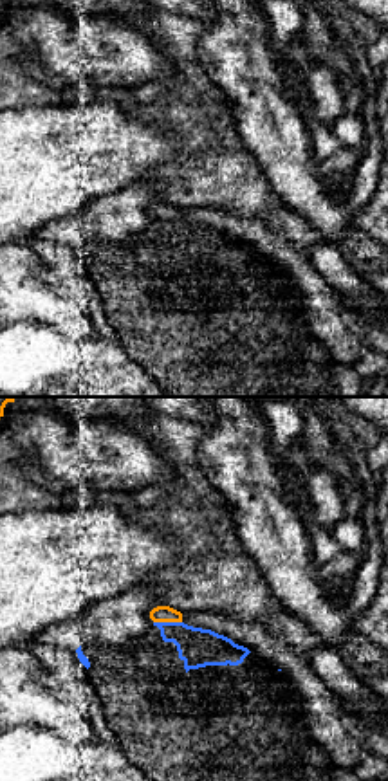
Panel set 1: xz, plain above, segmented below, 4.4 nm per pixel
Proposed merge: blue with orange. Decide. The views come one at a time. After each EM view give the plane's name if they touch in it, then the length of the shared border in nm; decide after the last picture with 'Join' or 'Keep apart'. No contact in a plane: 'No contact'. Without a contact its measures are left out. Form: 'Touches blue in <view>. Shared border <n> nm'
Touches blue in xz. Shared border 130 nm

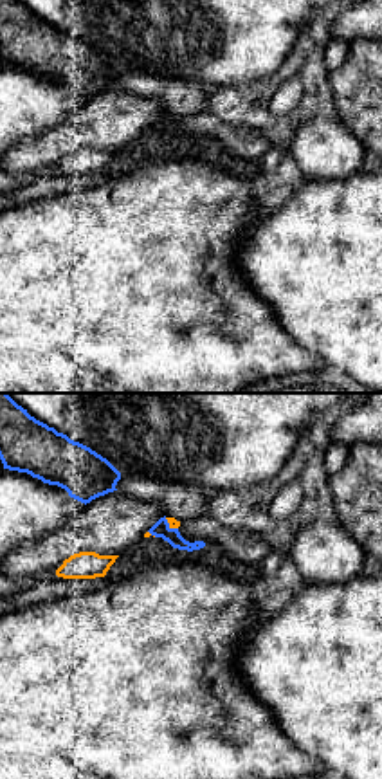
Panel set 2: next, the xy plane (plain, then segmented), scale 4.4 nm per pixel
Touches blue in xy. Shared border 80 nm

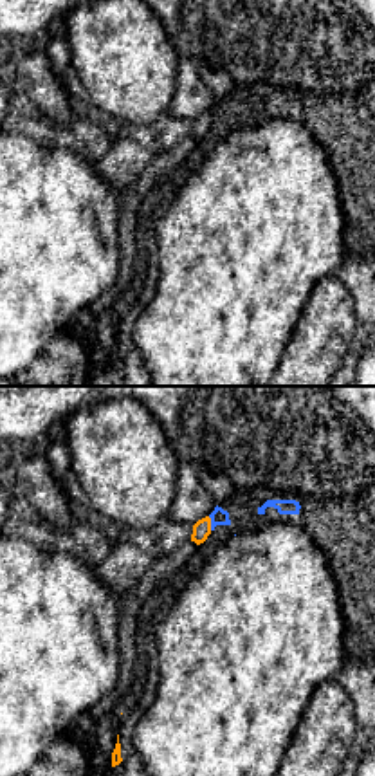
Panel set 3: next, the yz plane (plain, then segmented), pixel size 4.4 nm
Touches blue in yz. Shared border 70 nm

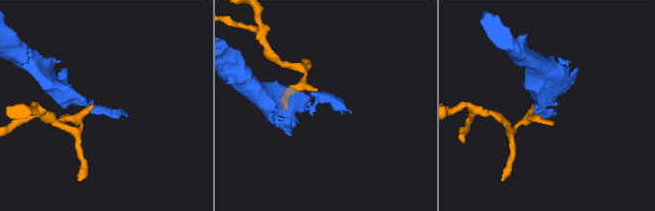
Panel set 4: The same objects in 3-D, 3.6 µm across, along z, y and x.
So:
Keep apart

